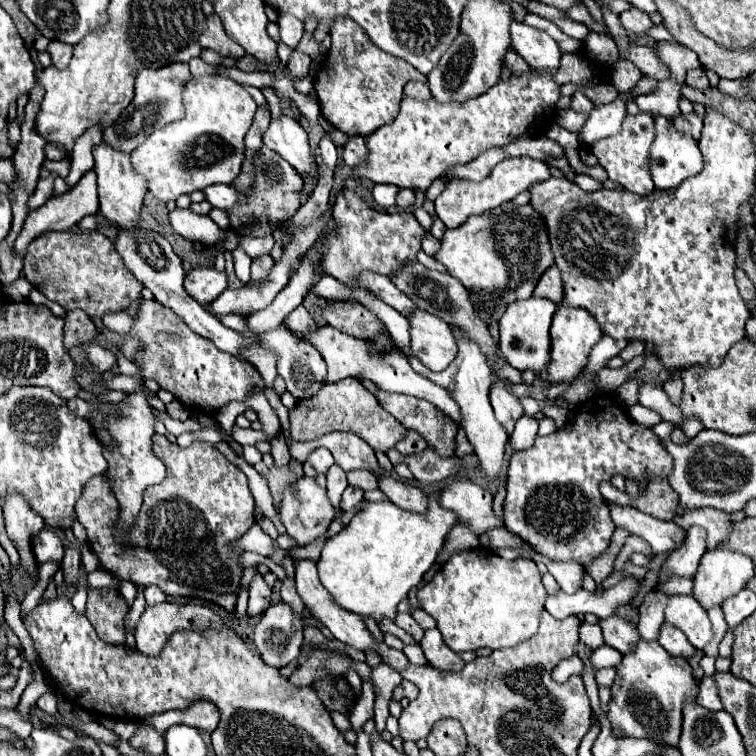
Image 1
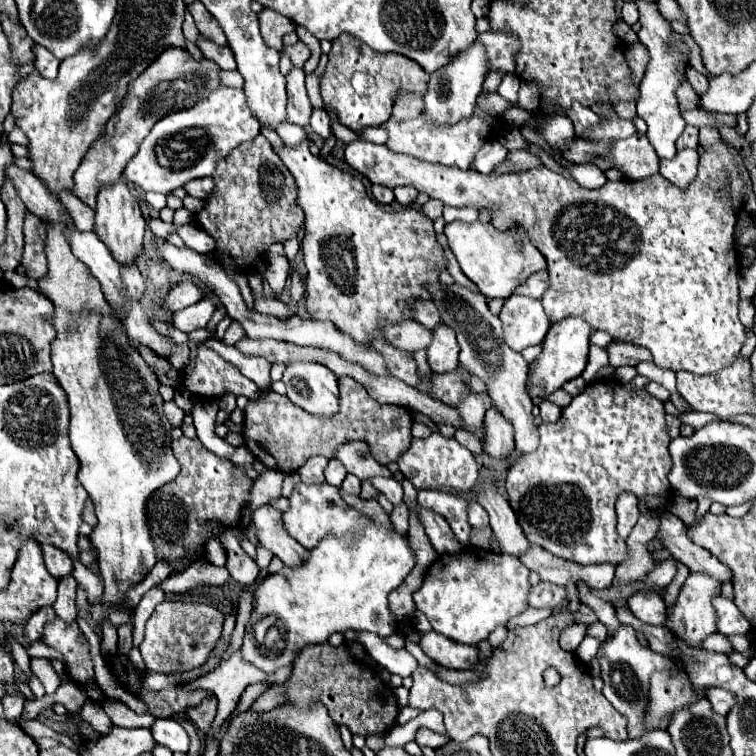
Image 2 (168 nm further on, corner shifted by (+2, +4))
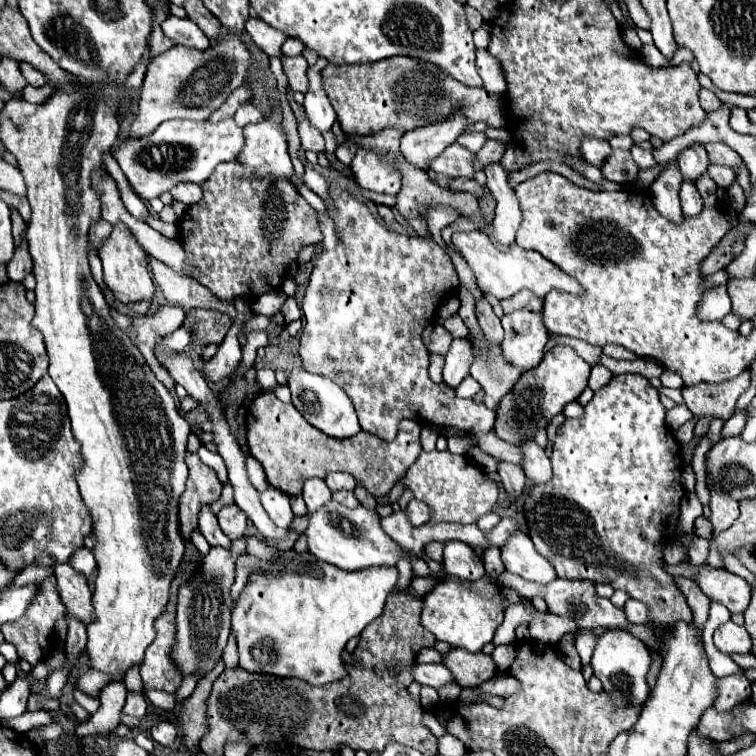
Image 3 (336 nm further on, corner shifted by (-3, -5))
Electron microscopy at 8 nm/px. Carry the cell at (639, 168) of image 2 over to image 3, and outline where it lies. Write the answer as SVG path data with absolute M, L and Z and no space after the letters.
M633 145L631 147L631 155L633 155L635 163L639 165L639 169L653 169L657 165L651 149L641 149L639 145Z

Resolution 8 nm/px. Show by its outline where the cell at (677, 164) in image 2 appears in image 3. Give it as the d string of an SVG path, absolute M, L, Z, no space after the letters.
M683 181L681 191L679 191L683 215L697 215L703 209L703 199L695 187L693 181Z

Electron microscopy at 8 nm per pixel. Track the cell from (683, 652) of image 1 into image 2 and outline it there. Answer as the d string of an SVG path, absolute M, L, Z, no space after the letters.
M638 592L628 598L626 606L632 610L636 618L640 618L646 624L662 626L666 620L666 604L664 598L656 592Z

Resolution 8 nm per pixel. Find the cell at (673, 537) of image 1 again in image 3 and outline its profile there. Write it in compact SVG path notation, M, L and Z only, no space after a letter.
M699 565L695 581L709 599L723 603L731 613L743 613L751 601L751 585L727 569Z

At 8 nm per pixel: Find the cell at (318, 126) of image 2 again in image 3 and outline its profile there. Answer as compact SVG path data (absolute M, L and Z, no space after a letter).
M319 57L317 65L315 67L309 67L309 91L305 93L305 101L303 101L303 107L305 107L305 113L309 115L309 119L313 121L313 125L325 133L325 131L331 131L333 123L335 123L335 111L321 87L321 69L327 65L327 61L323 57Z

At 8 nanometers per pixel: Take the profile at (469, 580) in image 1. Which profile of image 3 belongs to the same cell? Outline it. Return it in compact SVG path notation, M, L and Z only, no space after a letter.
M459 577L439 579L437 585L423 597L421 625L429 629L439 641L451 647L461 647L467 651L481 651L493 641L497 627L503 621L503 605L497 597L485 597L467 587L467 581Z

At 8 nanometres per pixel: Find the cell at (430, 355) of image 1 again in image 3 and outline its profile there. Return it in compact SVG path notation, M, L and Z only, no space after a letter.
M453 339L451 347L445 355L443 381L449 387L457 387L469 375L469 365L471 363L473 363L473 355L471 355L469 339Z

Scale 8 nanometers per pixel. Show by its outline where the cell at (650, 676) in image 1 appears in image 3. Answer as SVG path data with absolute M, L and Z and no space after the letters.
M605 631L605 635L599 637L599 643L591 657L593 673L601 679L605 693L611 695L611 701L615 707L641 707L649 695L647 685L647 673L651 667L651 655L643 641L633 637L627 631Z

